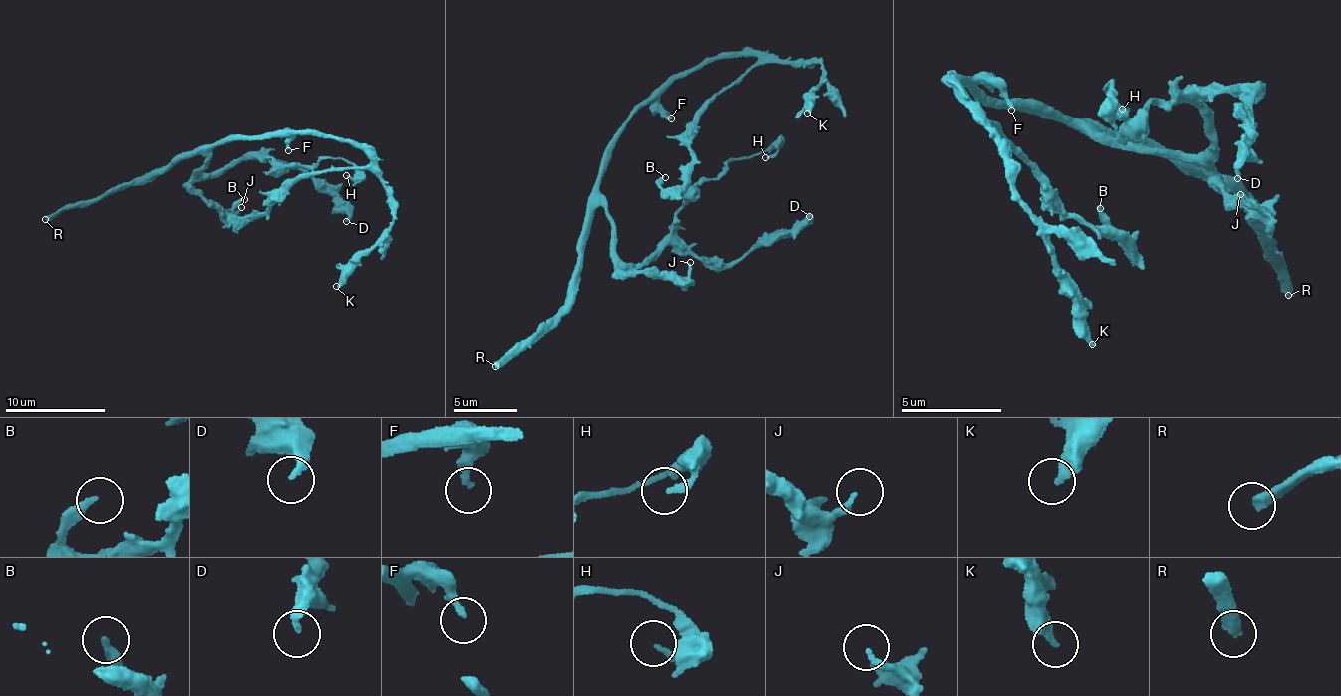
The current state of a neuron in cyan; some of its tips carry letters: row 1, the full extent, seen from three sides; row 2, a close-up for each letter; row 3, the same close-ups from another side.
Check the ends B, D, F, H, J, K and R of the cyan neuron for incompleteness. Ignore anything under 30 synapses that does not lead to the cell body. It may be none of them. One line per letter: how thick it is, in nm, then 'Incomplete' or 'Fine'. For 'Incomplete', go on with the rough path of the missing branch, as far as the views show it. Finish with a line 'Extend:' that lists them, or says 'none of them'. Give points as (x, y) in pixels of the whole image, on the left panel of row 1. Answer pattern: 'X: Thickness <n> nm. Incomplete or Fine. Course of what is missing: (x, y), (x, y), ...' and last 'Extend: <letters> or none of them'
B: Thickness 260 nm. Fine
D: Thickness 280 nm. Fine
F: Thickness 200 nm. Fine
H: Thickness 180 nm. Fine
J: Thickness 170 nm. Fine
K: Thickness 320 nm. Fine
R: Thickness 380 nm. Incomplete
Extend: R

